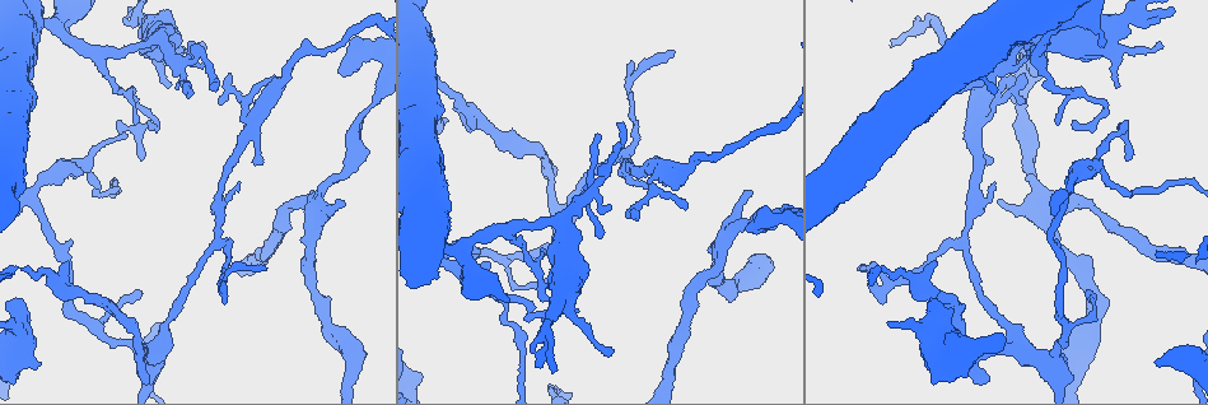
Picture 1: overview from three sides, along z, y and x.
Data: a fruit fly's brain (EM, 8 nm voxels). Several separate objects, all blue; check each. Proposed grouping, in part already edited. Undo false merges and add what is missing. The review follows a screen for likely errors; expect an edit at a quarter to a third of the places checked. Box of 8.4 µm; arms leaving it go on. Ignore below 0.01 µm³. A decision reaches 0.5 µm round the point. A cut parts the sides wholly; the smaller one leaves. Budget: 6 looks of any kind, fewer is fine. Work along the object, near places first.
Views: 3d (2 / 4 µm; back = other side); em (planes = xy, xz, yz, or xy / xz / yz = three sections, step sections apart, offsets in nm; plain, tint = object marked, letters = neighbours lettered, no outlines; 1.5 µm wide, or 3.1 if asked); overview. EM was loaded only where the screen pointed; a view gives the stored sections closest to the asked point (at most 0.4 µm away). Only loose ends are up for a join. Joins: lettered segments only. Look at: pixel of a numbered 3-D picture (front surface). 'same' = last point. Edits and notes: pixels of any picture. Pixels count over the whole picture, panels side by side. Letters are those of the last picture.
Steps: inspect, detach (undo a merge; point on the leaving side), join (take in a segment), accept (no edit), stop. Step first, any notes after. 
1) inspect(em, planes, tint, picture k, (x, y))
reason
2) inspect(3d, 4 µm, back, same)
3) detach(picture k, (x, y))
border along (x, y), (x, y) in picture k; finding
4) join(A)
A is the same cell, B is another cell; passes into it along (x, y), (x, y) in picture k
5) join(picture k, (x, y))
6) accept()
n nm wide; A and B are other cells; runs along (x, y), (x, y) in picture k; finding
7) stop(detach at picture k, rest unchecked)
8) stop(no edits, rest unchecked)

inspect(3d, 4 µm, picture 1, (167, 86))
free end

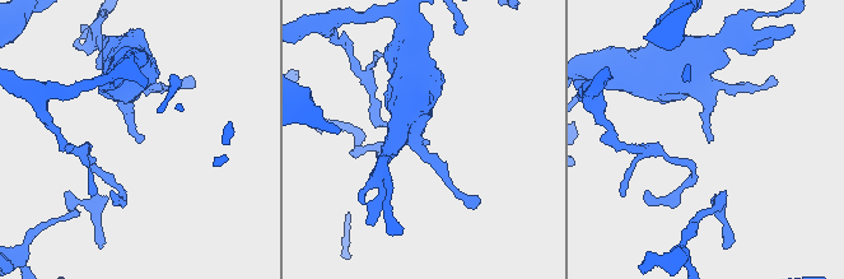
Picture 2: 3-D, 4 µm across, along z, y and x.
inspect(em, planes, tint, picture 2, (429, 142))

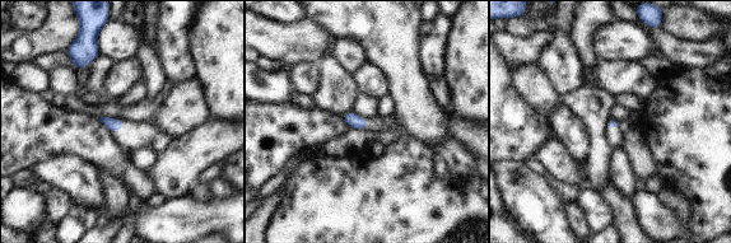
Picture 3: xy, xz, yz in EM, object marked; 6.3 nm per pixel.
inspect(em, planes, letters, same)

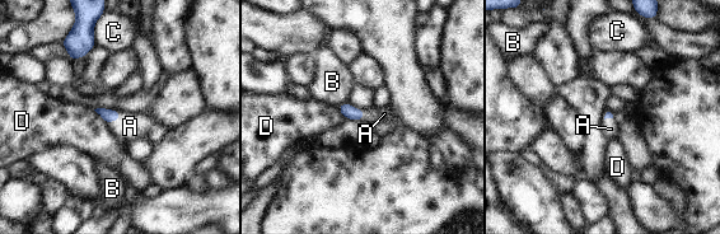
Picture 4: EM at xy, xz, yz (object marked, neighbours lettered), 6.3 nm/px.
join(A)
A is the same cell, B, C and D are other cells; passes into it along (108, 116), (115, 120), (130, 126) in picture 4; it goes on there

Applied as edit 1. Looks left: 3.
inspect(overview)

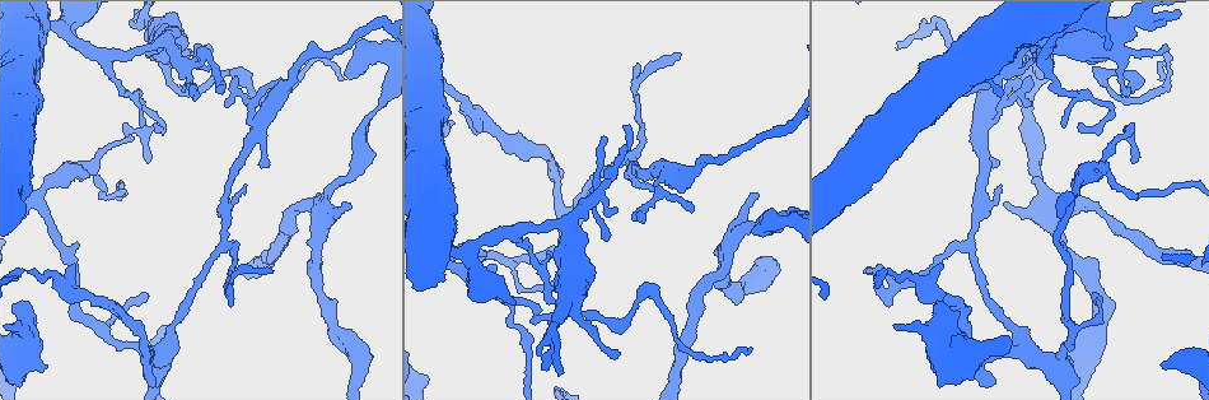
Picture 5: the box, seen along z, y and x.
inspect(em, planes, letters, picture 5, (559, 226))
a narrow waist

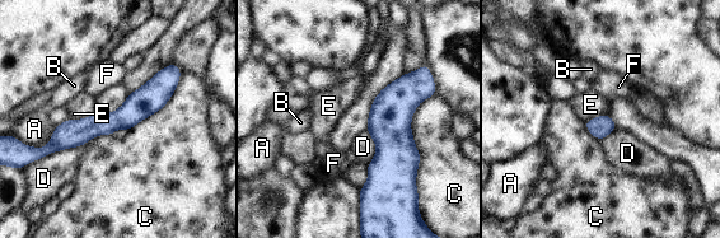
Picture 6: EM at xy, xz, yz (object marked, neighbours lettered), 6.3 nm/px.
accept()
110 nm wide; A, B, C, D, E and F are other cells; all the same cell

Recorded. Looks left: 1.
stop(join at picture 4, rest unchecked)

